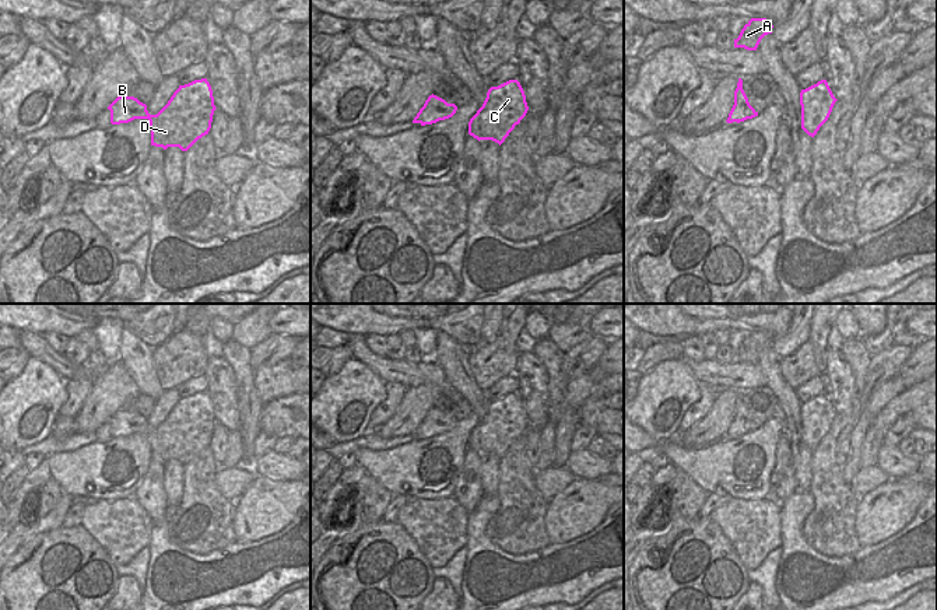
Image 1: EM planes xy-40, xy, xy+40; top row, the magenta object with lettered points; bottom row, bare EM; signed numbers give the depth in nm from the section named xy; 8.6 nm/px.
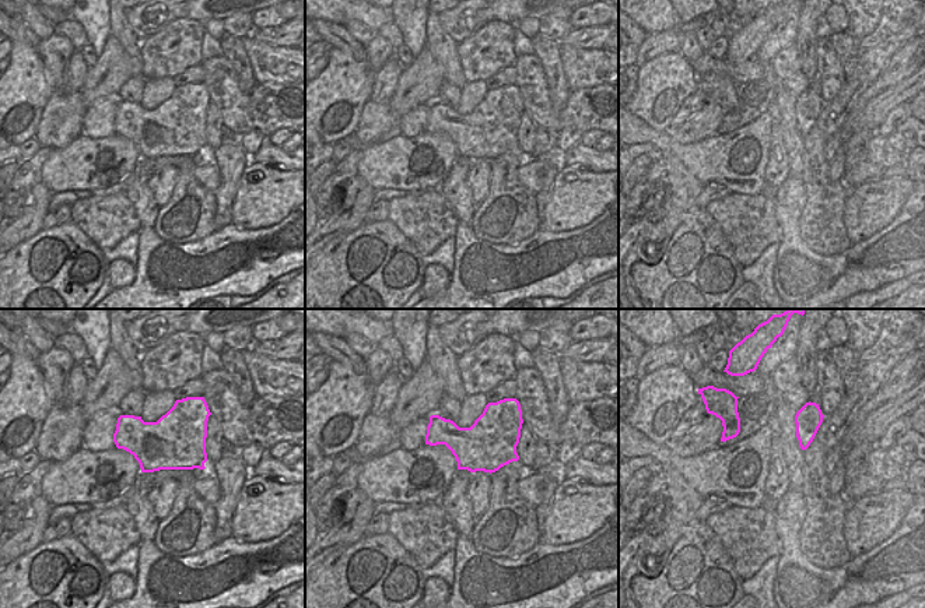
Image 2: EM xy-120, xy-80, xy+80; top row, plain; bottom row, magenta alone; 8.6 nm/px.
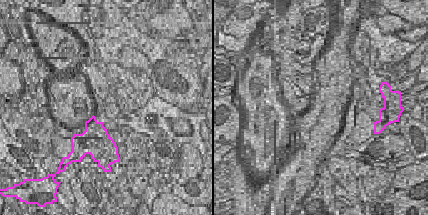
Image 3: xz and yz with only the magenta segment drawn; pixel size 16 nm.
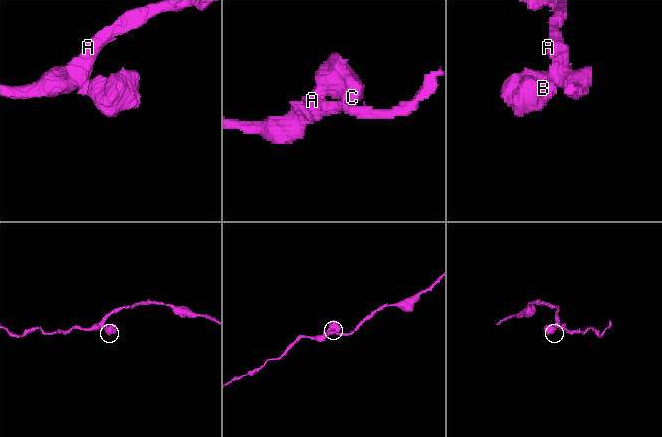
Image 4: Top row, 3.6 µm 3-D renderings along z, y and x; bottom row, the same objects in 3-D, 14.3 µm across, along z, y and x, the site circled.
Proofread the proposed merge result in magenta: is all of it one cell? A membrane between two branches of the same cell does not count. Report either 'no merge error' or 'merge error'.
no merge error

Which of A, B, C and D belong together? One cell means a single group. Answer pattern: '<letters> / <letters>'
A B C D

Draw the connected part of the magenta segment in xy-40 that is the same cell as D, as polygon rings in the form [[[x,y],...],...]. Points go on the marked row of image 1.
[[[201,78],[179,85],[157,115],[150,115],[147,105],[134,97],[117,97],[108,109],[112,125],[148,119],[151,146],[164,150],[179,147],[187,151],[199,139],[208,134],[217,108],[210,83]]]

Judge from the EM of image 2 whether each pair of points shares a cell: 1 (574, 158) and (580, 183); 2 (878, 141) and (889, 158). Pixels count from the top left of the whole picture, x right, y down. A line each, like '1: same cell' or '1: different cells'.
1: different cells
2: same cell

